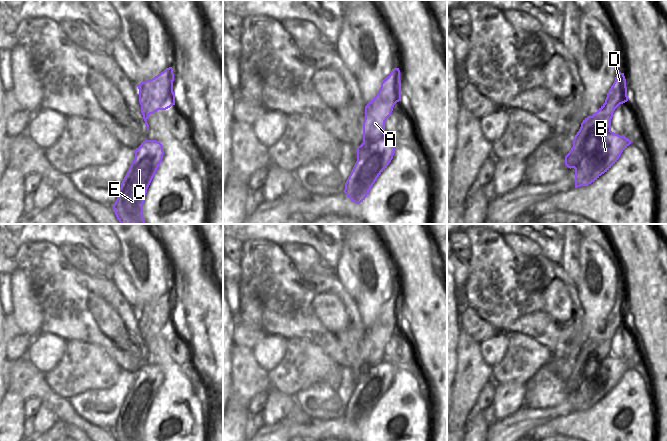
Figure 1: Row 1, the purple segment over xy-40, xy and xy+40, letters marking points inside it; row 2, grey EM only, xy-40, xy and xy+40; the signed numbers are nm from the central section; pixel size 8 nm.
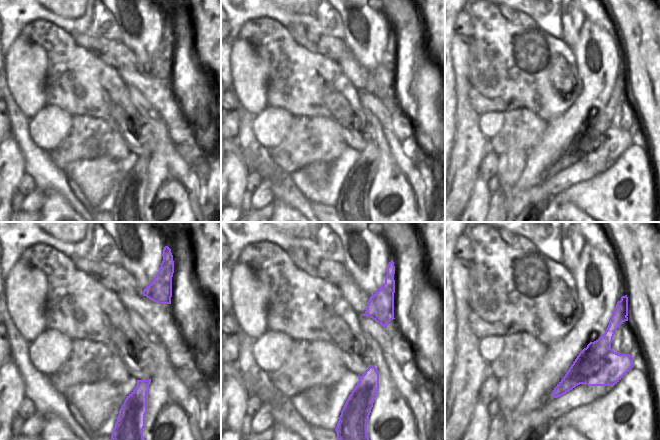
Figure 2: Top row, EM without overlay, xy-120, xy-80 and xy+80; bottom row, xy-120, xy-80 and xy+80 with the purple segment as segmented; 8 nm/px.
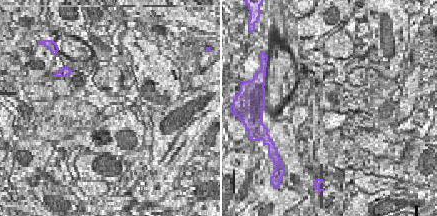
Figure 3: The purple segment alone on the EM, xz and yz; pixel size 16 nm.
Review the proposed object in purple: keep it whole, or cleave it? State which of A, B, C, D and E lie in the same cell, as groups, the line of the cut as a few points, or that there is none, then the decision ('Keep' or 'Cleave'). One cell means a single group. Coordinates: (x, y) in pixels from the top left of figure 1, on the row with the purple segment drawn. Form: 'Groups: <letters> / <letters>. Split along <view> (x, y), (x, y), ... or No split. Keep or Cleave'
Groups: A B C D E. No split. Keep

